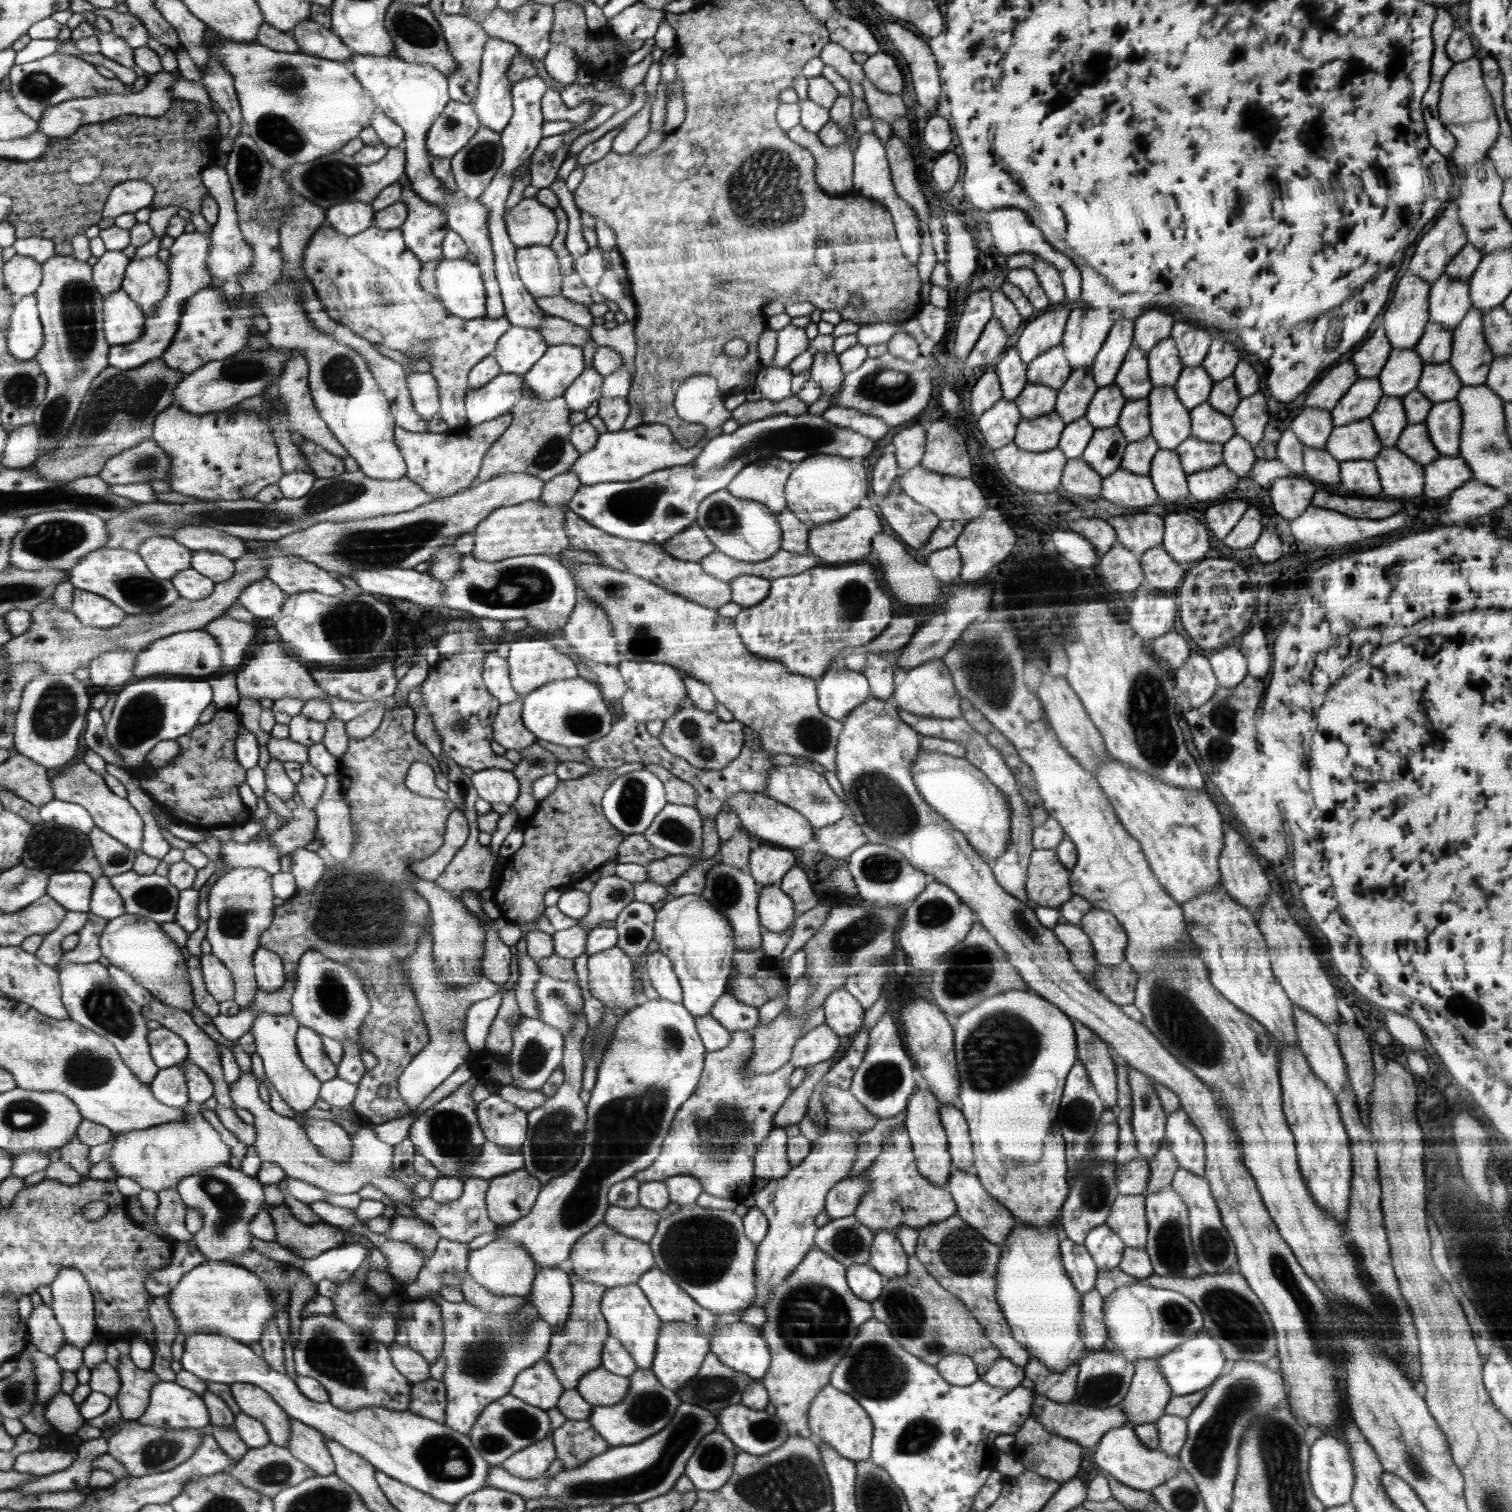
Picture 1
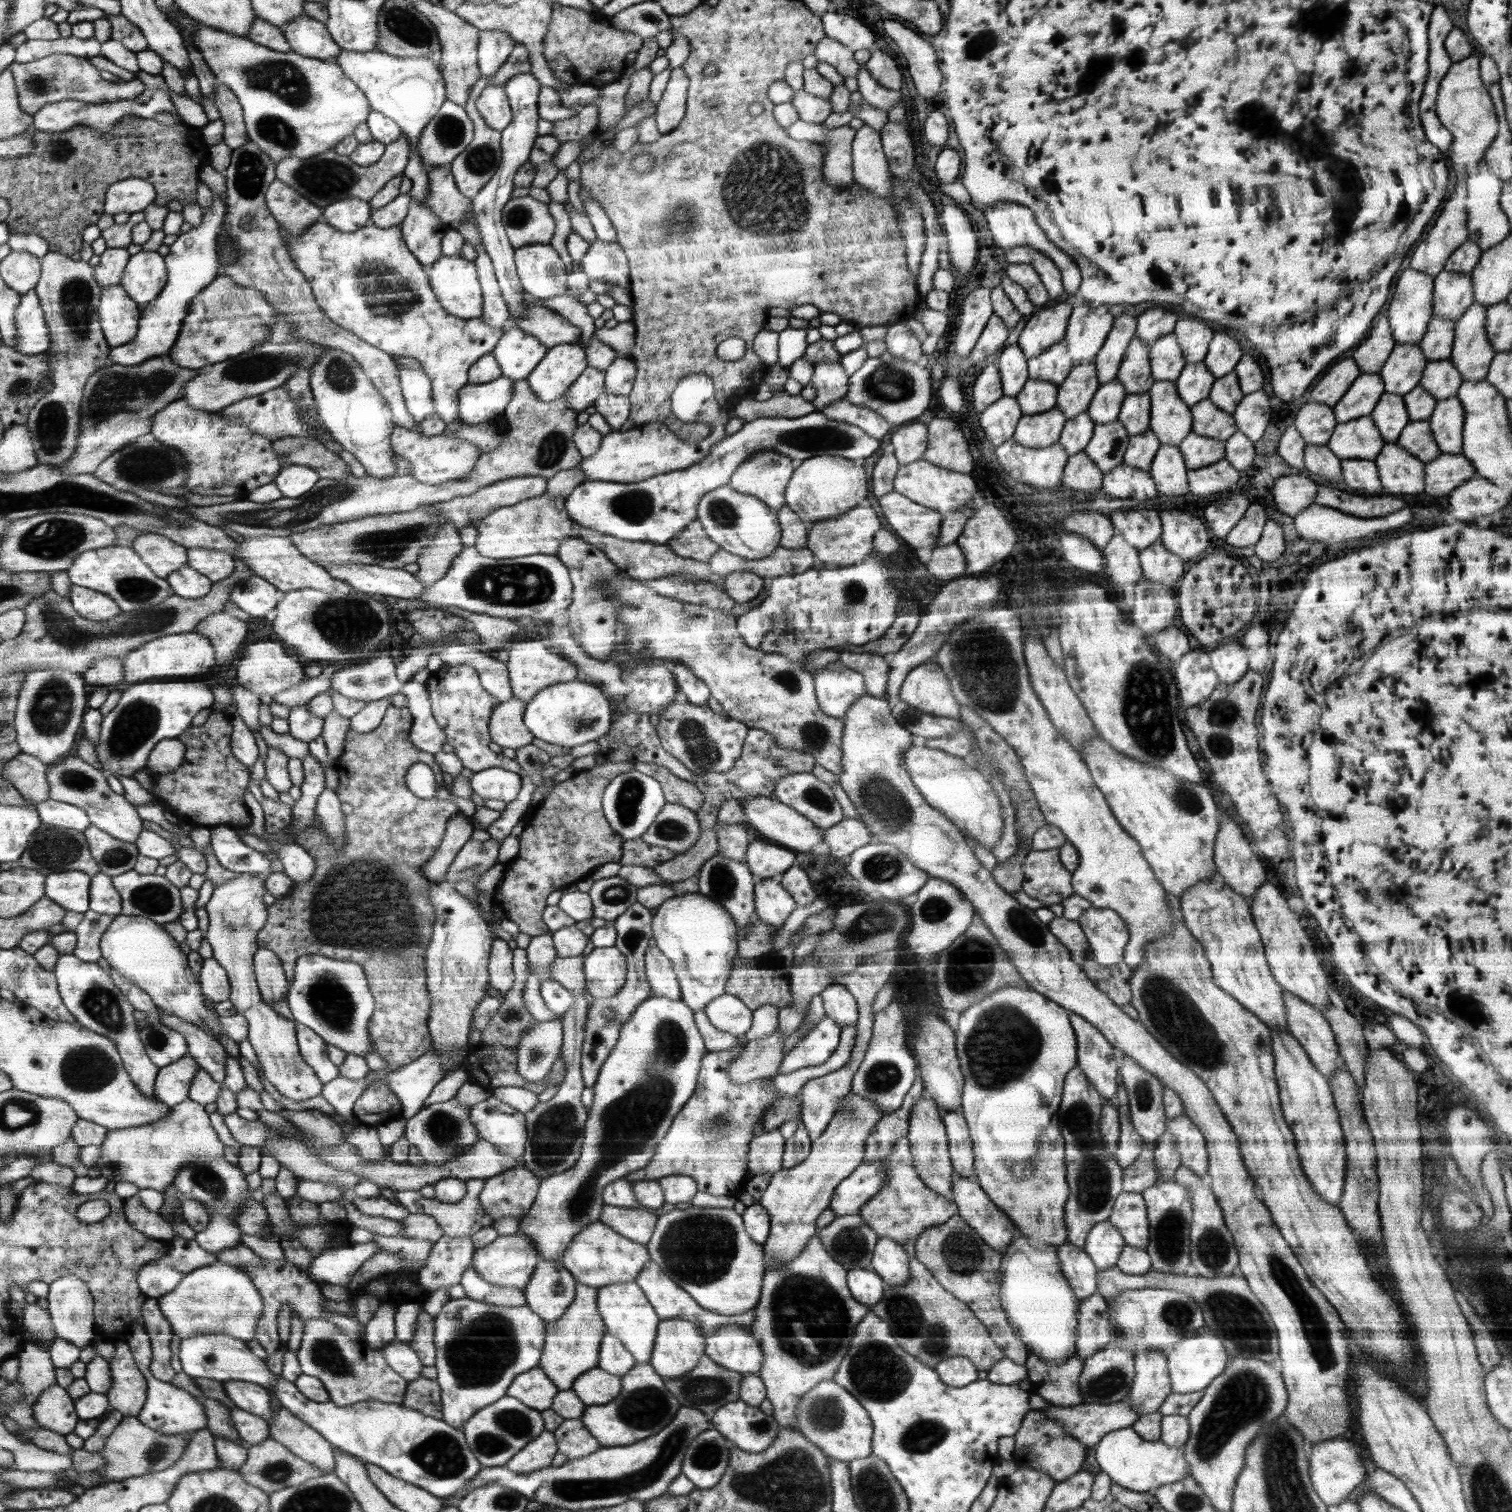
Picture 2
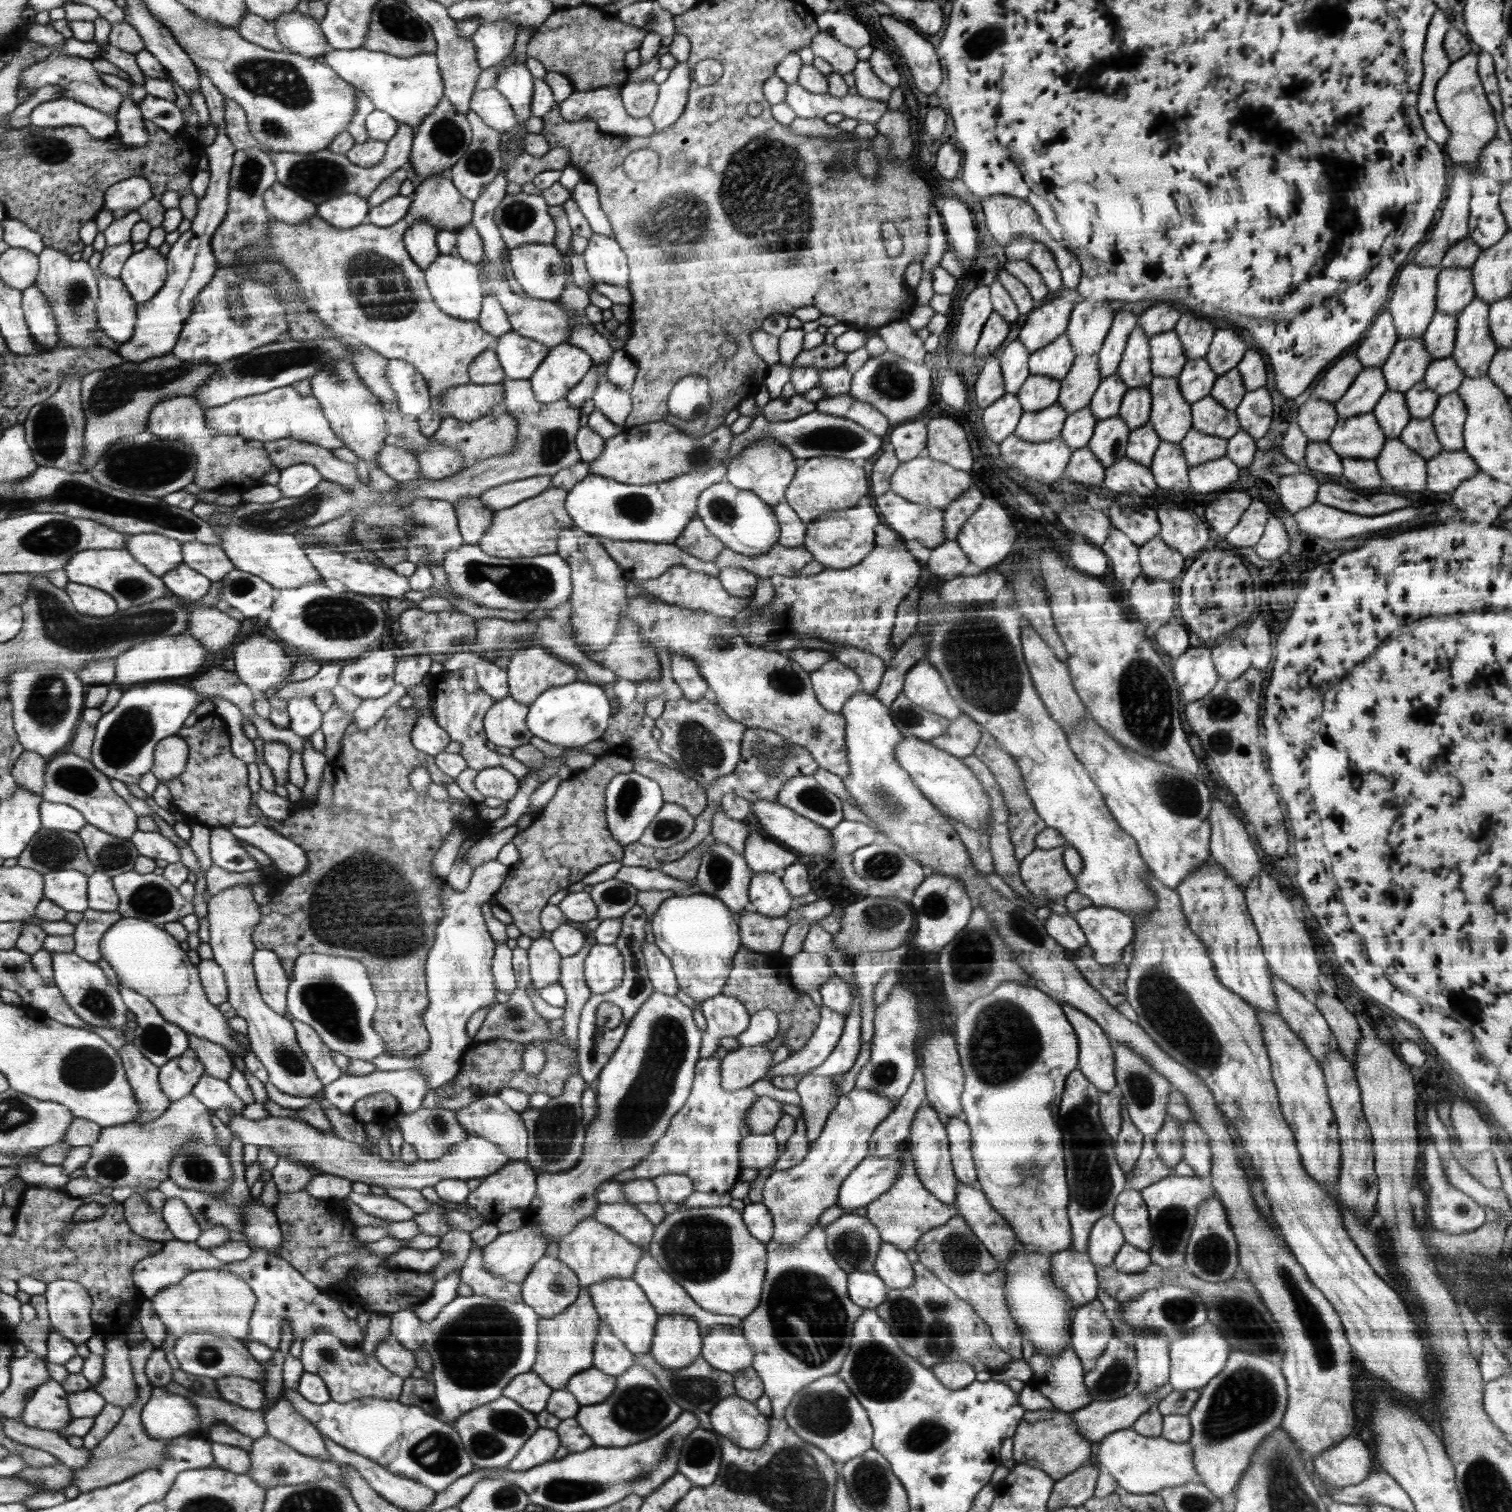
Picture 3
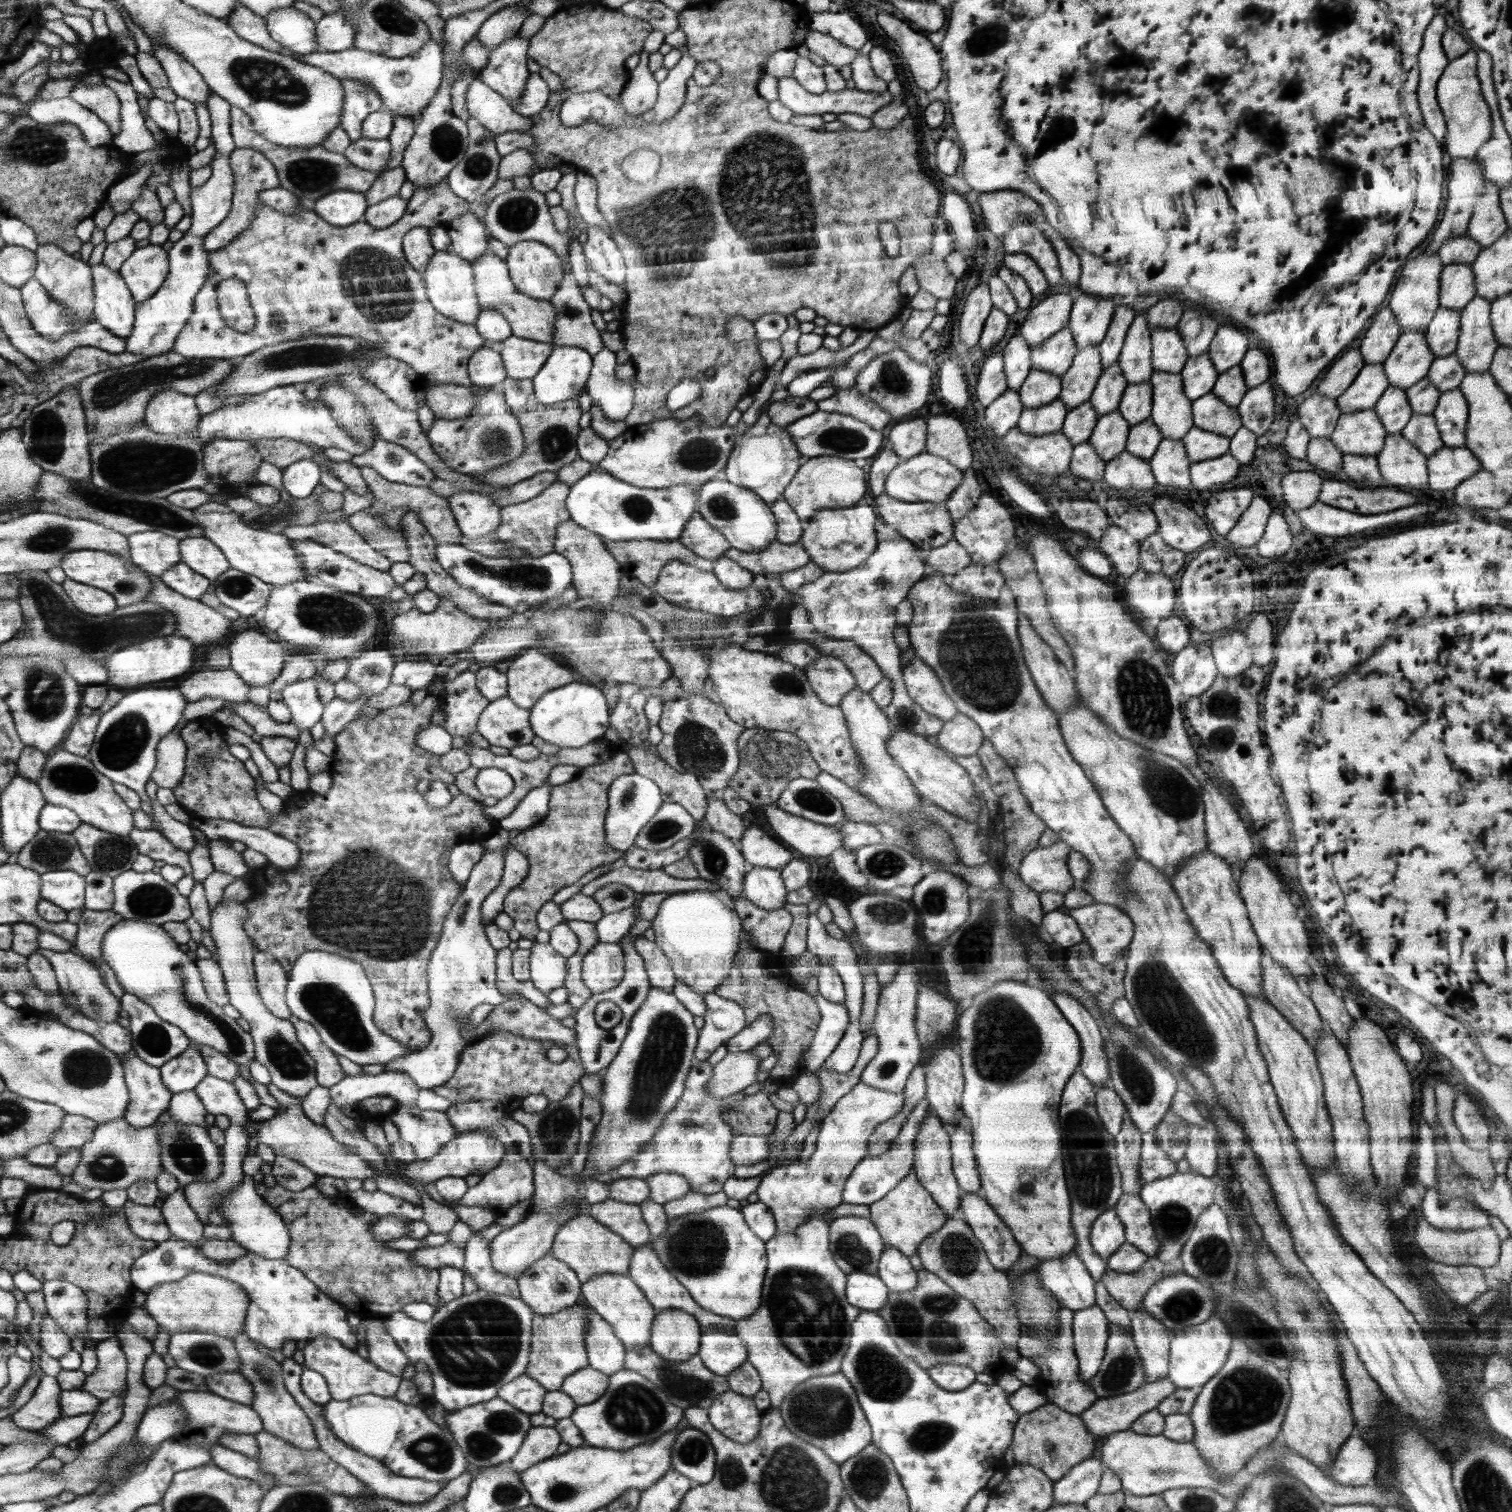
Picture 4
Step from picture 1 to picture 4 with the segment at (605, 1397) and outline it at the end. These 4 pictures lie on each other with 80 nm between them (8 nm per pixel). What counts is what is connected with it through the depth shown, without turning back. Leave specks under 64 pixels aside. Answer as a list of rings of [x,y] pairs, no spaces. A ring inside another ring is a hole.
[[[592,1367],[576,1371],[563,1382],[560,1391],[572,1398],[577,1406],[587,1405],[602,1398],[610,1384],[610,1376]]]

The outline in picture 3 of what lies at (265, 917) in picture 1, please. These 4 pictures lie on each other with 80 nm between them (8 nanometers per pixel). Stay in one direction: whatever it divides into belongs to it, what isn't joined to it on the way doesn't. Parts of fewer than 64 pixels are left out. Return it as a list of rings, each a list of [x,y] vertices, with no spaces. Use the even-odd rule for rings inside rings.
[[[250,883],[235,885],[207,902],[212,958],[226,974],[230,996],[227,1001],[236,1010],[236,1014],[247,1022],[246,1036],[251,1041],[251,1051],[268,1071],[268,1080],[286,1094],[314,1096],[323,1090],[324,1084],[315,1072],[314,1065],[310,1064],[304,1054],[302,1046],[298,1044],[293,1020],[270,1008],[258,988],[254,970],[254,954],[257,949],[254,930],[263,920],[263,912],[254,900],[251,886]]]

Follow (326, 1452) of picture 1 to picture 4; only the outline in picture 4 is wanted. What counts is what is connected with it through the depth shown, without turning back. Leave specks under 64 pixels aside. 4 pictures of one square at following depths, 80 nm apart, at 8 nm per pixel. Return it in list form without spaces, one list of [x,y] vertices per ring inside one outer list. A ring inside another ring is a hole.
[[[244,1332],[231,1339],[239,1350],[240,1363],[239,1374],[252,1385],[254,1400],[251,1407],[262,1417],[264,1431],[282,1437],[285,1441],[296,1445],[296,1448],[304,1450],[320,1450],[319,1442],[315,1435],[315,1427],[307,1413],[300,1408],[295,1398],[287,1392],[284,1384],[283,1368],[276,1360],[258,1351],[257,1344],[248,1338]]]

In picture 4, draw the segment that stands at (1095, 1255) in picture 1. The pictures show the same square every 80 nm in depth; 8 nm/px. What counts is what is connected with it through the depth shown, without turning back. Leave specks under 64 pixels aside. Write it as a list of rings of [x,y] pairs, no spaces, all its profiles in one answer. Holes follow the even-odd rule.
[[[1114,1207],[1104,1211],[1092,1223],[1089,1239],[1095,1253],[1105,1261],[1126,1242],[1124,1225]]]

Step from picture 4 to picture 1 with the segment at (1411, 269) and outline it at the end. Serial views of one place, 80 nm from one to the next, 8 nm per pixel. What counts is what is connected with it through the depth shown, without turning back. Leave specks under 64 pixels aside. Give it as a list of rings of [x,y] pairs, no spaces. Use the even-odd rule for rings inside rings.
[[[1406,273],[1398,280],[1396,292],[1392,301],[1387,306],[1382,325],[1385,328],[1386,336],[1394,349],[1412,349],[1418,344],[1420,337],[1424,334],[1425,328],[1430,321],[1429,318],[1429,296],[1431,283]]]

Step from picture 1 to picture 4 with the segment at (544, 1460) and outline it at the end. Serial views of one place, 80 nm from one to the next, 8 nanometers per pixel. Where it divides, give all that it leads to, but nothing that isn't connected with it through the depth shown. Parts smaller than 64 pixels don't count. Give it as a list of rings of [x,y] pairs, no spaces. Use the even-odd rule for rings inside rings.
[[[533,1426],[523,1440],[519,1453],[509,1462],[512,1470],[520,1473],[551,1459],[558,1444],[563,1441],[560,1440],[560,1435],[554,1427]]]

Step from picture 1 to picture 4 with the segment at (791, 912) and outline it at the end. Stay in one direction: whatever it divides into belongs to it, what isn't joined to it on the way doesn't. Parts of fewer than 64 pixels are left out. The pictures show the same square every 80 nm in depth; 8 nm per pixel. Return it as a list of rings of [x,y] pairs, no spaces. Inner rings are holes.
[[[752,868],[744,880],[742,896],[758,908],[780,910],[786,904],[787,888],[780,870],[774,868]]]

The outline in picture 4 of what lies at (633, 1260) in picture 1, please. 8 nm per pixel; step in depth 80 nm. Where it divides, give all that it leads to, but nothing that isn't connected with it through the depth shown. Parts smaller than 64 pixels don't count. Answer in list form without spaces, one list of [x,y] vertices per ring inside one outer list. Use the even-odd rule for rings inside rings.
[[[578,1215],[564,1223],[550,1250],[550,1254],[575,1269],[582,1283],[596,1275],[627,1274],[634,1252],[634,1245],[628,1244],[619,1233],[612,1232],[607,1225],[600,1224],[600,1221],[594,1220],[590,1215]]]

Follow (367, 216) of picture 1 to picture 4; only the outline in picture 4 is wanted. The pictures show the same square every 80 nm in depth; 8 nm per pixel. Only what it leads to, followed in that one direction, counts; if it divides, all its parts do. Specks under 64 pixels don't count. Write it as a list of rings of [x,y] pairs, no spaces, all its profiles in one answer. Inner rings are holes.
[[[351,190],[332,191],[319,198],[312,209],[319,213],[328,224],[347,227],[360,222],[370,206],[364,193]]]

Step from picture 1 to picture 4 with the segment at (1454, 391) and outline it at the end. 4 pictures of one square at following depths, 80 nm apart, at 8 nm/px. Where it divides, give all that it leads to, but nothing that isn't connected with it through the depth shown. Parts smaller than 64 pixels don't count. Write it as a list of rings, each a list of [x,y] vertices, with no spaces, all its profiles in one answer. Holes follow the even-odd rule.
[[[1453,353],[1438,357],[1429,368],[1427,378],[1441,393],[1459,388],[1467,372],[1460,366],[1458,357]]]

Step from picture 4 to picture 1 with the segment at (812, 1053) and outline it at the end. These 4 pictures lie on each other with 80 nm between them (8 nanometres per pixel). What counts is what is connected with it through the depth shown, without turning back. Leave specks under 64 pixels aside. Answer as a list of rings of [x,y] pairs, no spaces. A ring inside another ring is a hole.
[[[822,1023],[799,1038],[788,1062],[795,1068],[806,1068],[830,1060],[837,1053],[840,1040],[830,1025]]]

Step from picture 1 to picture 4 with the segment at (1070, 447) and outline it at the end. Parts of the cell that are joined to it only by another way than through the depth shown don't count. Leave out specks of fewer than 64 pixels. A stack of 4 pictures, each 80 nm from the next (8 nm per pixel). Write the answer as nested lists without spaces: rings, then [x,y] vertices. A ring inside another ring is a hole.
[[[1089,401],[1084,402],[1067,412],[1061,432],[1073,446],[1089,442],[1098,420],[1099,414],[1093,405]]]

